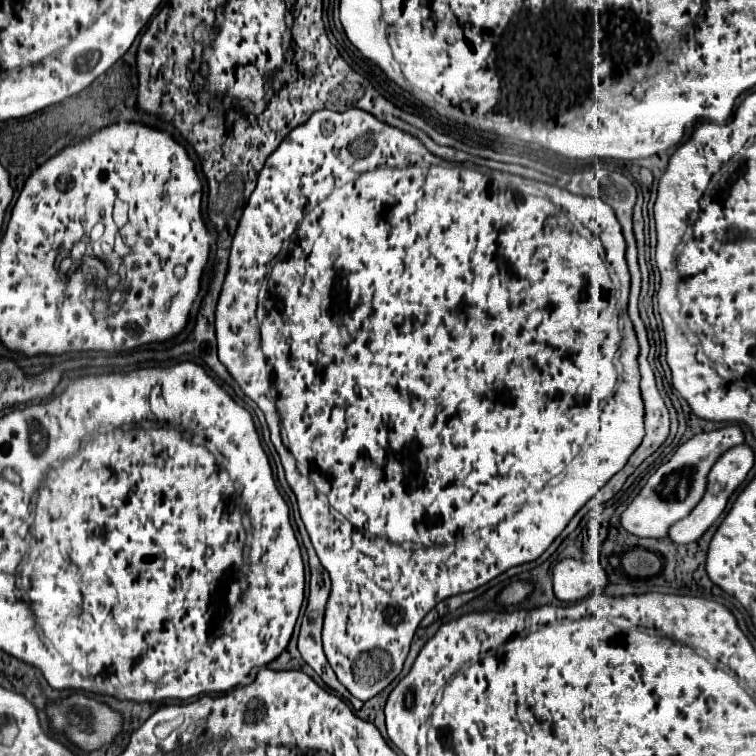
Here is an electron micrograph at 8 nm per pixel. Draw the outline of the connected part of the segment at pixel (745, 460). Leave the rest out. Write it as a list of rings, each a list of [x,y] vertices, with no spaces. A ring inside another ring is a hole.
[[[738,444],[738,446],[732,446],[730,450],[726,450],[726,454],[722,454],[722,458],[710,470],[706,494],[702,496],[702,500],[698,502],[698,506],[694,506],[694,510],[686,518],[682,518],[682,520],[674,522],[674,526],[670,526],[670,530],[668,530],[670,540],[676,542],[676,544],[696,542],[716,522],[716,518],[724,512],[724,508],[728,504],[728,498],[746,480],[746,474],[750,472],[752,464],[754,464],[754,452],[752,452],[752,448],[748,444]]]

